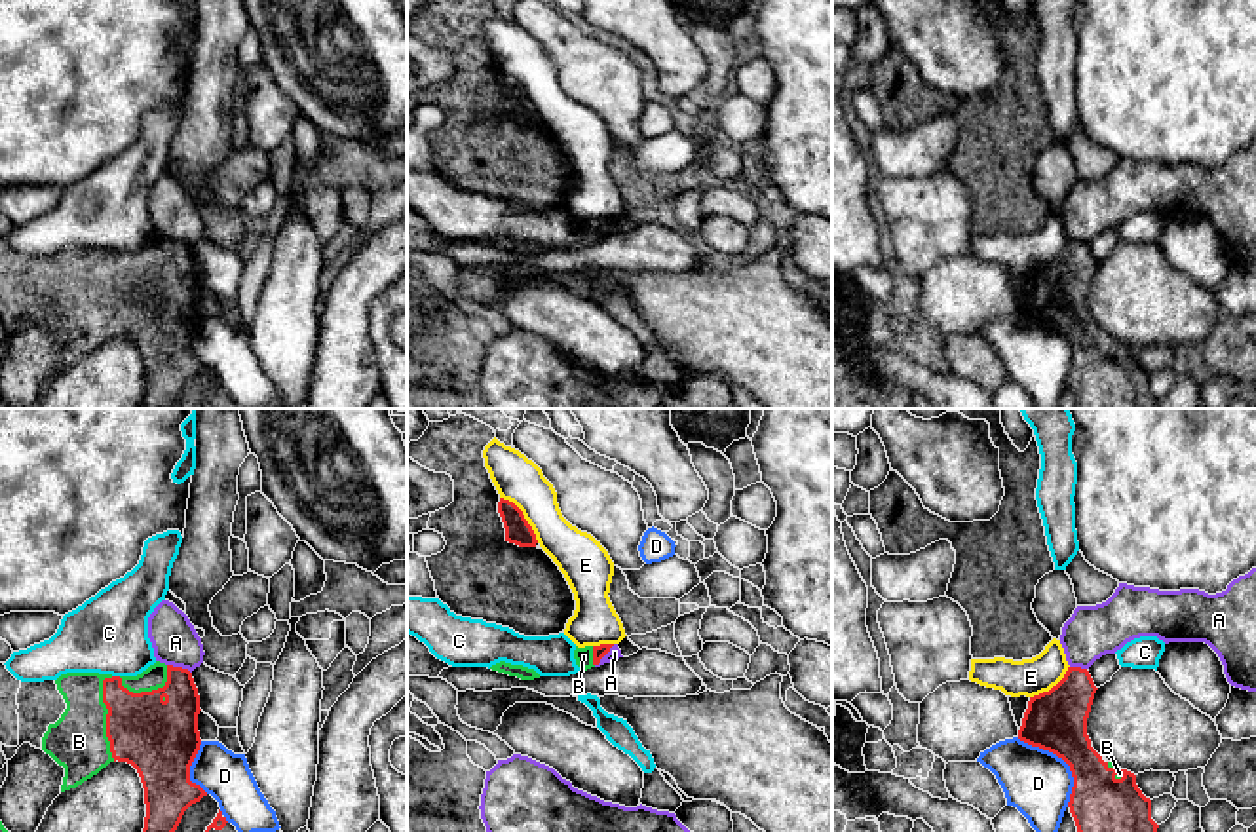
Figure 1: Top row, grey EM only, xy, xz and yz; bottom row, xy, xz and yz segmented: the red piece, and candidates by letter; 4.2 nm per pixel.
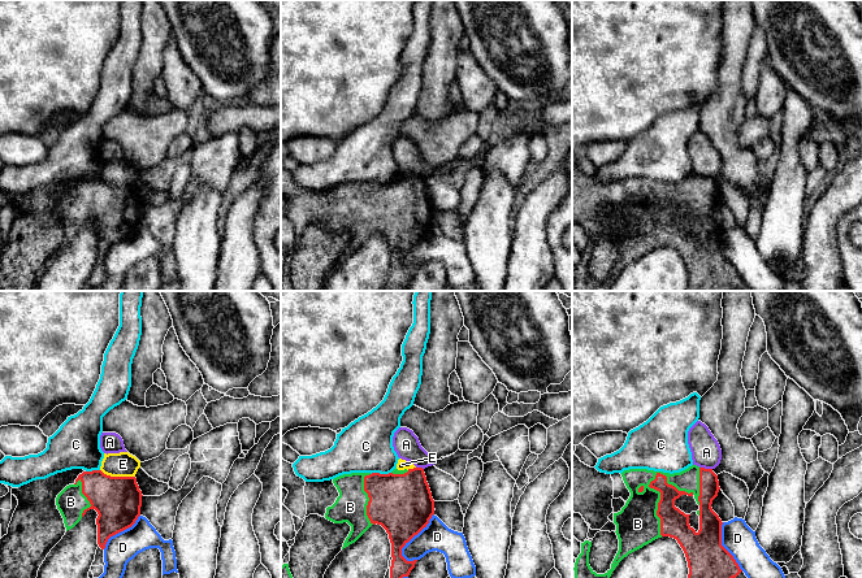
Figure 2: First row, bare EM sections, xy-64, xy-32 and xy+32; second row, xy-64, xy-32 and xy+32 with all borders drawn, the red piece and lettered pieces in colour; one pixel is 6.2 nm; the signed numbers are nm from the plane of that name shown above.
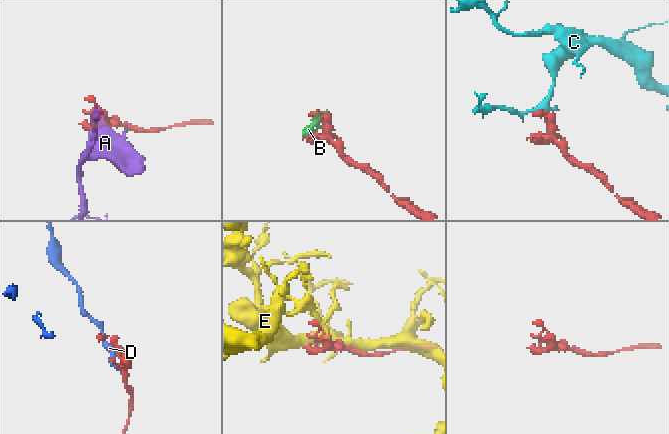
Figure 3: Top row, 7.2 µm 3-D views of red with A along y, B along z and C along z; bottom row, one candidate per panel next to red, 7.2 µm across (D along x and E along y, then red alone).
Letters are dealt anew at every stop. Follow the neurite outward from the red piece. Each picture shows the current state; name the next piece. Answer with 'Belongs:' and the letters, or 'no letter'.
Belongs: B

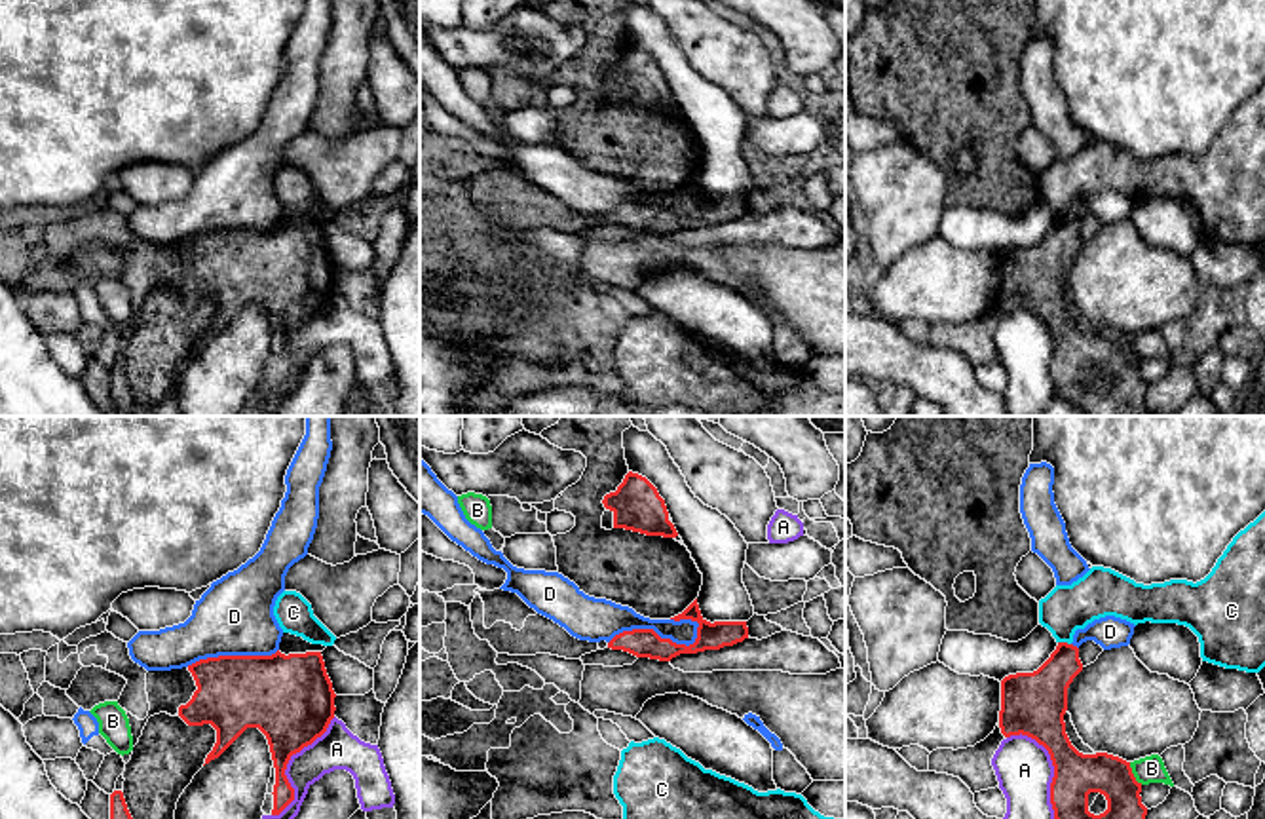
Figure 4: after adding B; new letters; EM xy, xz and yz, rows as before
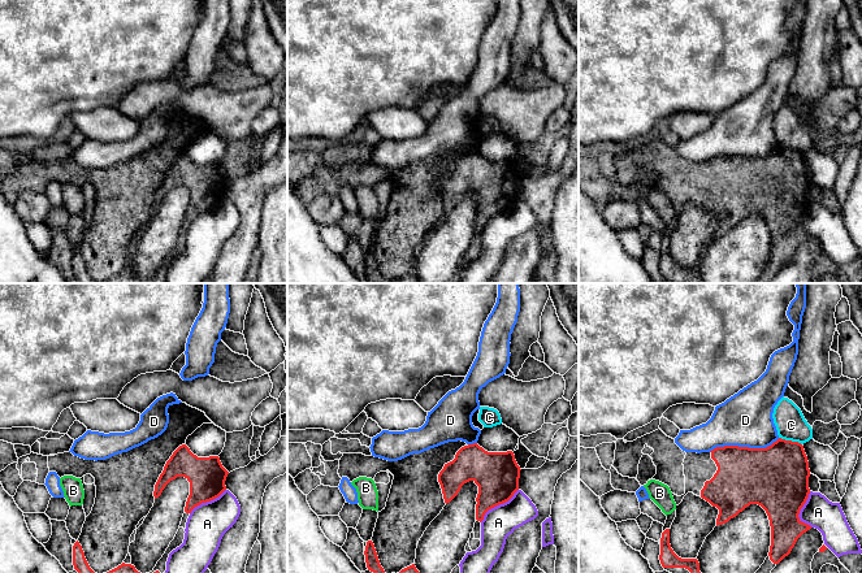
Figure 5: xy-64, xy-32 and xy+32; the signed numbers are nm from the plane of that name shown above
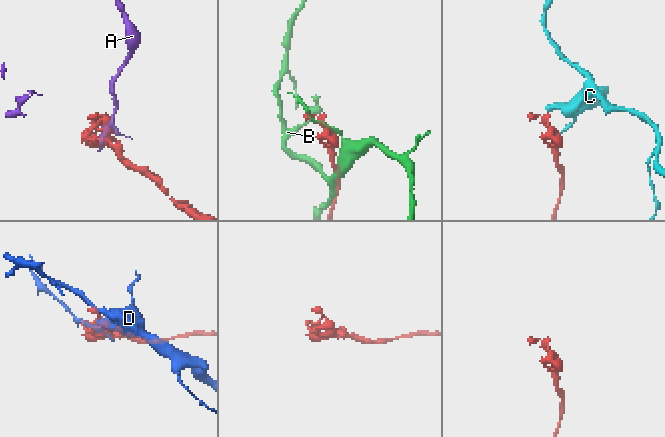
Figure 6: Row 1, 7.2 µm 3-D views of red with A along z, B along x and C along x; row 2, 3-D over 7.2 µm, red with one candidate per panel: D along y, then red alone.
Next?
Belongs: no letter

